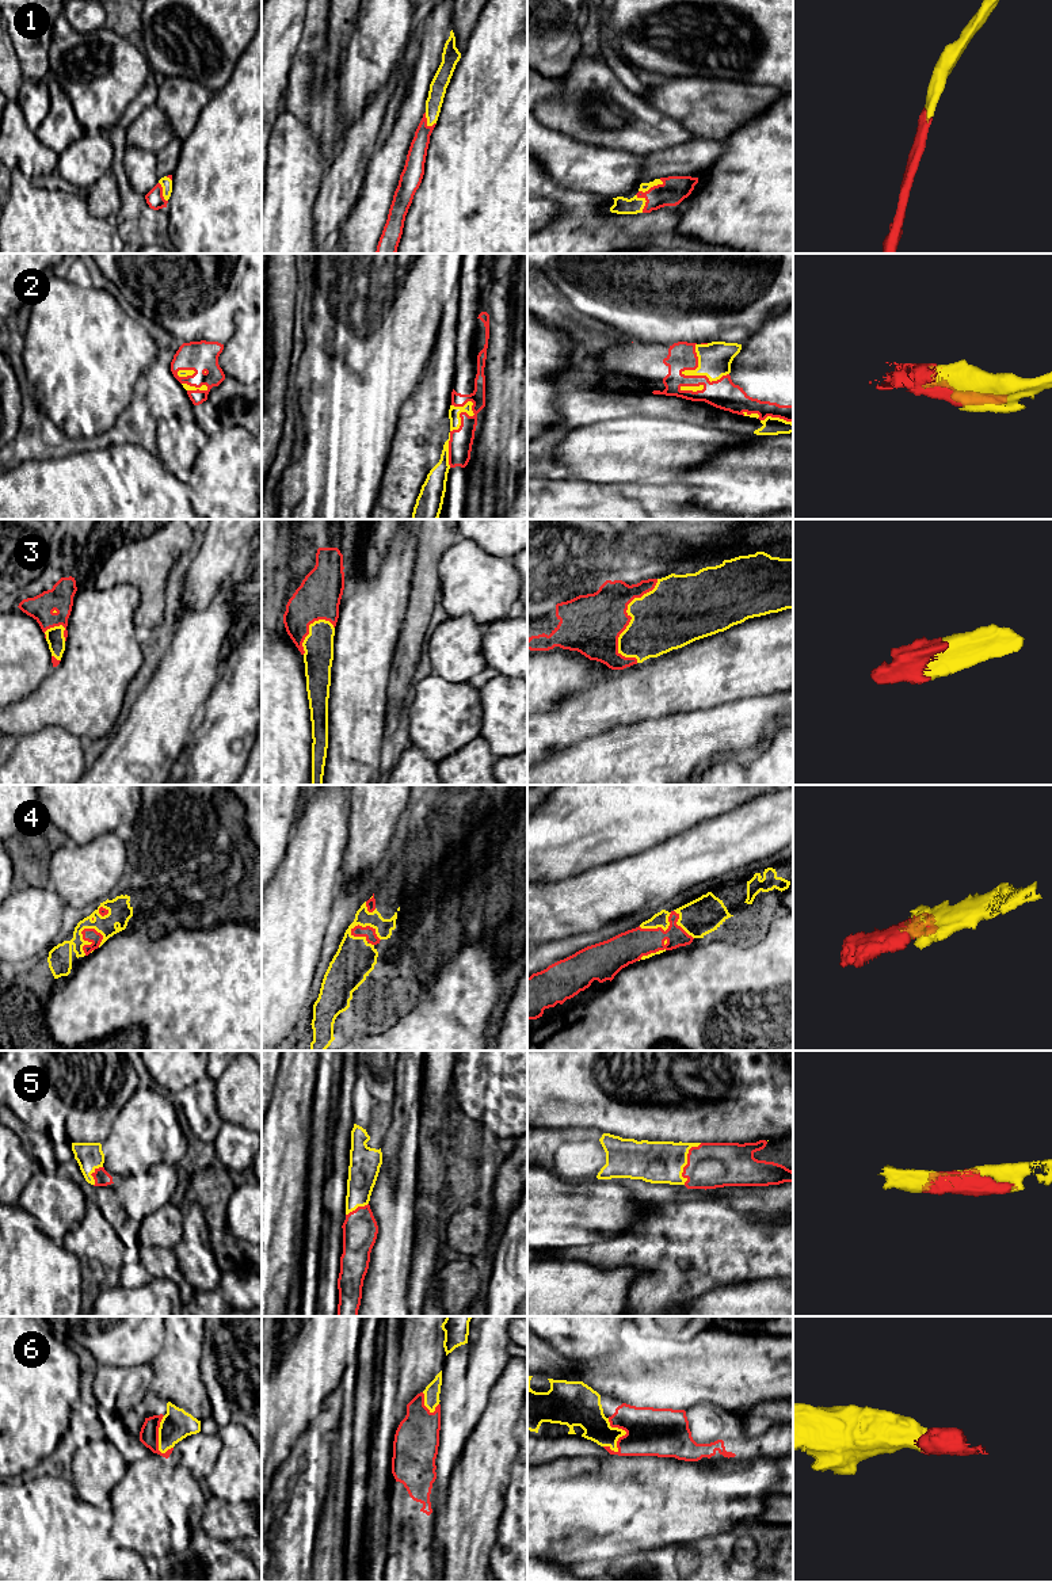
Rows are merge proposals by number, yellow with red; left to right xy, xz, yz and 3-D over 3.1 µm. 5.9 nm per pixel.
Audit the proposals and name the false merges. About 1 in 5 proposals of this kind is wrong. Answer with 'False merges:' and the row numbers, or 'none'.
False merges: none

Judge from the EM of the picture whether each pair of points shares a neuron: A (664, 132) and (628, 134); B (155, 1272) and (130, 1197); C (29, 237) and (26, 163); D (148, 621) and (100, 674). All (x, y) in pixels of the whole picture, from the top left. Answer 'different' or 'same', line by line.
A: same
B: different
C: different
D: different

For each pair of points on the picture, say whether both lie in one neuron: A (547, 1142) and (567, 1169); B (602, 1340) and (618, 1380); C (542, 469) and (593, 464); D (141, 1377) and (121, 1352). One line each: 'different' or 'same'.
A: same
B: different
C: different
D: different

